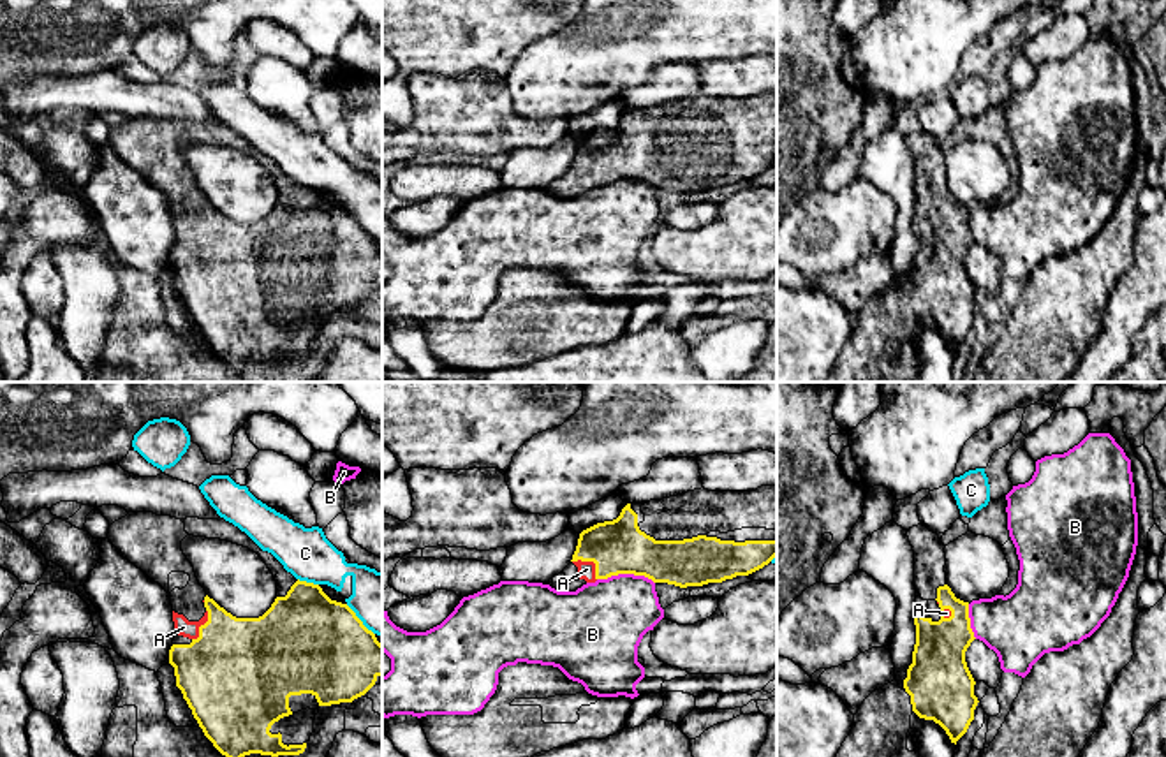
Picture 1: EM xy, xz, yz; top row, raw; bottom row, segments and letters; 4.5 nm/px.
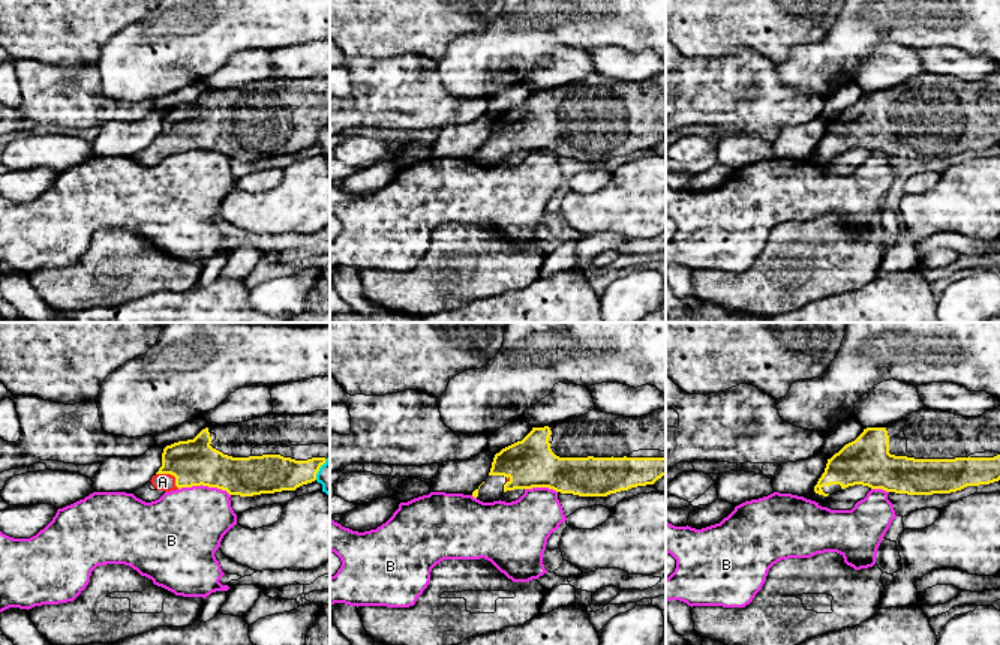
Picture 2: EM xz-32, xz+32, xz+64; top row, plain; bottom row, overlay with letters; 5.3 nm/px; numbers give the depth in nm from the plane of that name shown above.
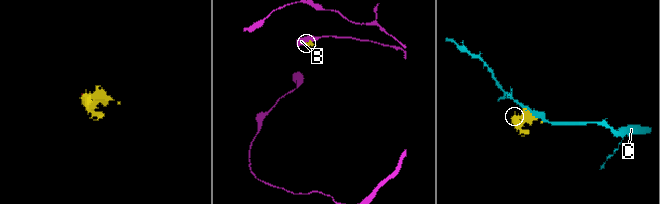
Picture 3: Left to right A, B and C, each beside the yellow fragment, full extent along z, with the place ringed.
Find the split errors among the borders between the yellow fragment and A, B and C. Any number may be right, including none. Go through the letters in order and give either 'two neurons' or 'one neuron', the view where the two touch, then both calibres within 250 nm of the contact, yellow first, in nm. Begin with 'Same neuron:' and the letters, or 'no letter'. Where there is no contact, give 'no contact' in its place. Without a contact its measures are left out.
Same neuron: A
A: one neuron | xz | 240/80 nm
B: two neurons | xz | 240/380 nm
C: two neurons | xy | 420/220 nm

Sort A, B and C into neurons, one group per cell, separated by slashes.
A / B / C

